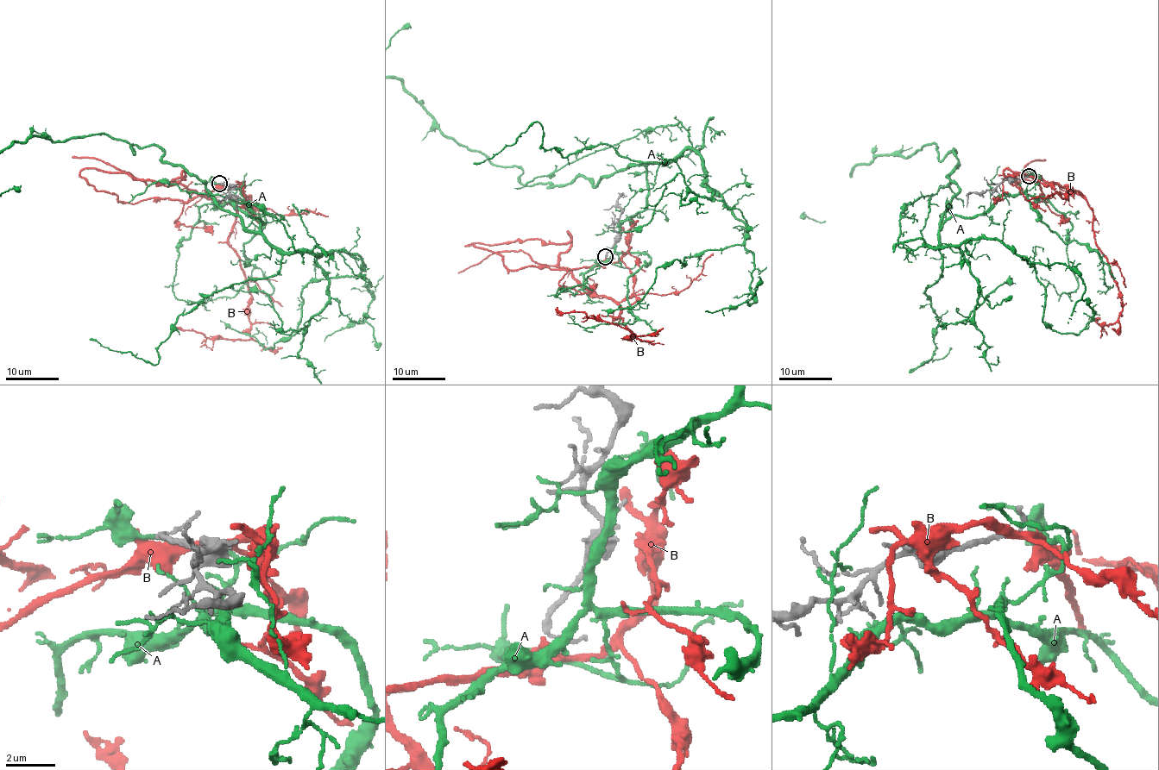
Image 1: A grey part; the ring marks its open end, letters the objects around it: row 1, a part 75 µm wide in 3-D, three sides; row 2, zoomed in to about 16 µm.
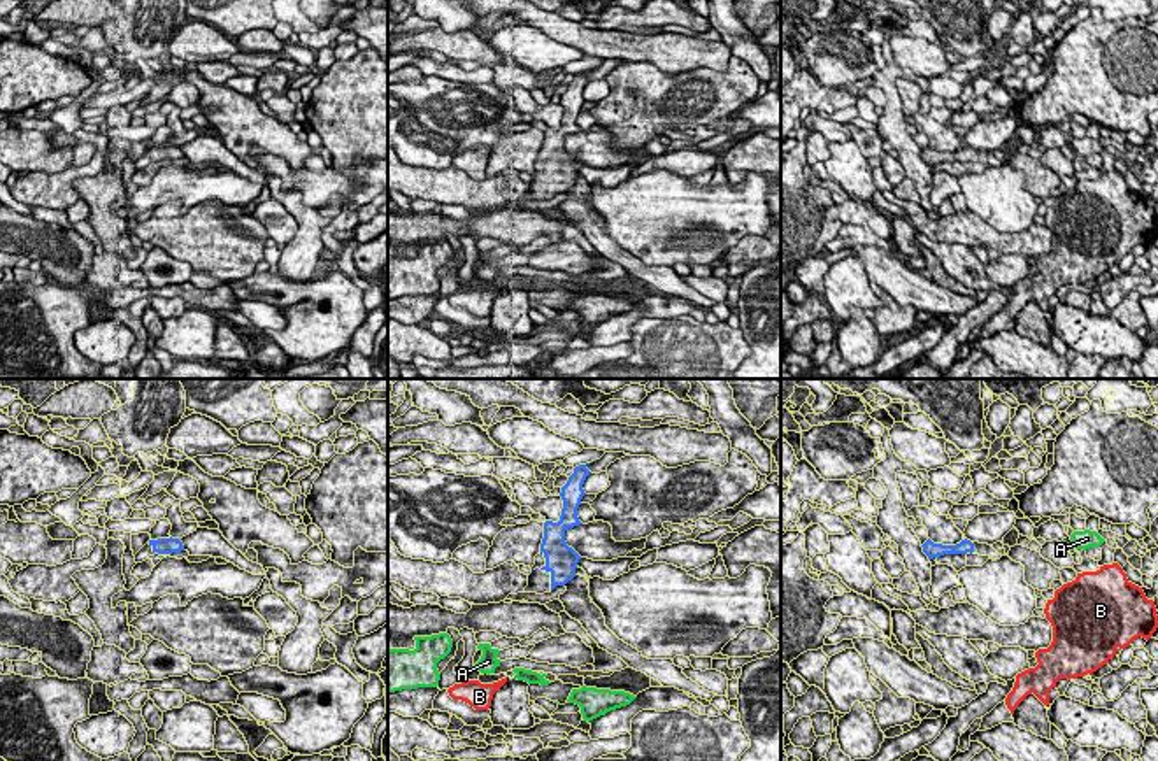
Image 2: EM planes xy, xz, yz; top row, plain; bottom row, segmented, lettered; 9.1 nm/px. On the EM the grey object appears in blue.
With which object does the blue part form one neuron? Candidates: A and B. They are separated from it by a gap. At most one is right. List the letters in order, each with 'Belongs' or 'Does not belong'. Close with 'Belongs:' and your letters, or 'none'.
A: Does not belong
B: Does not belong
Belongs: none

